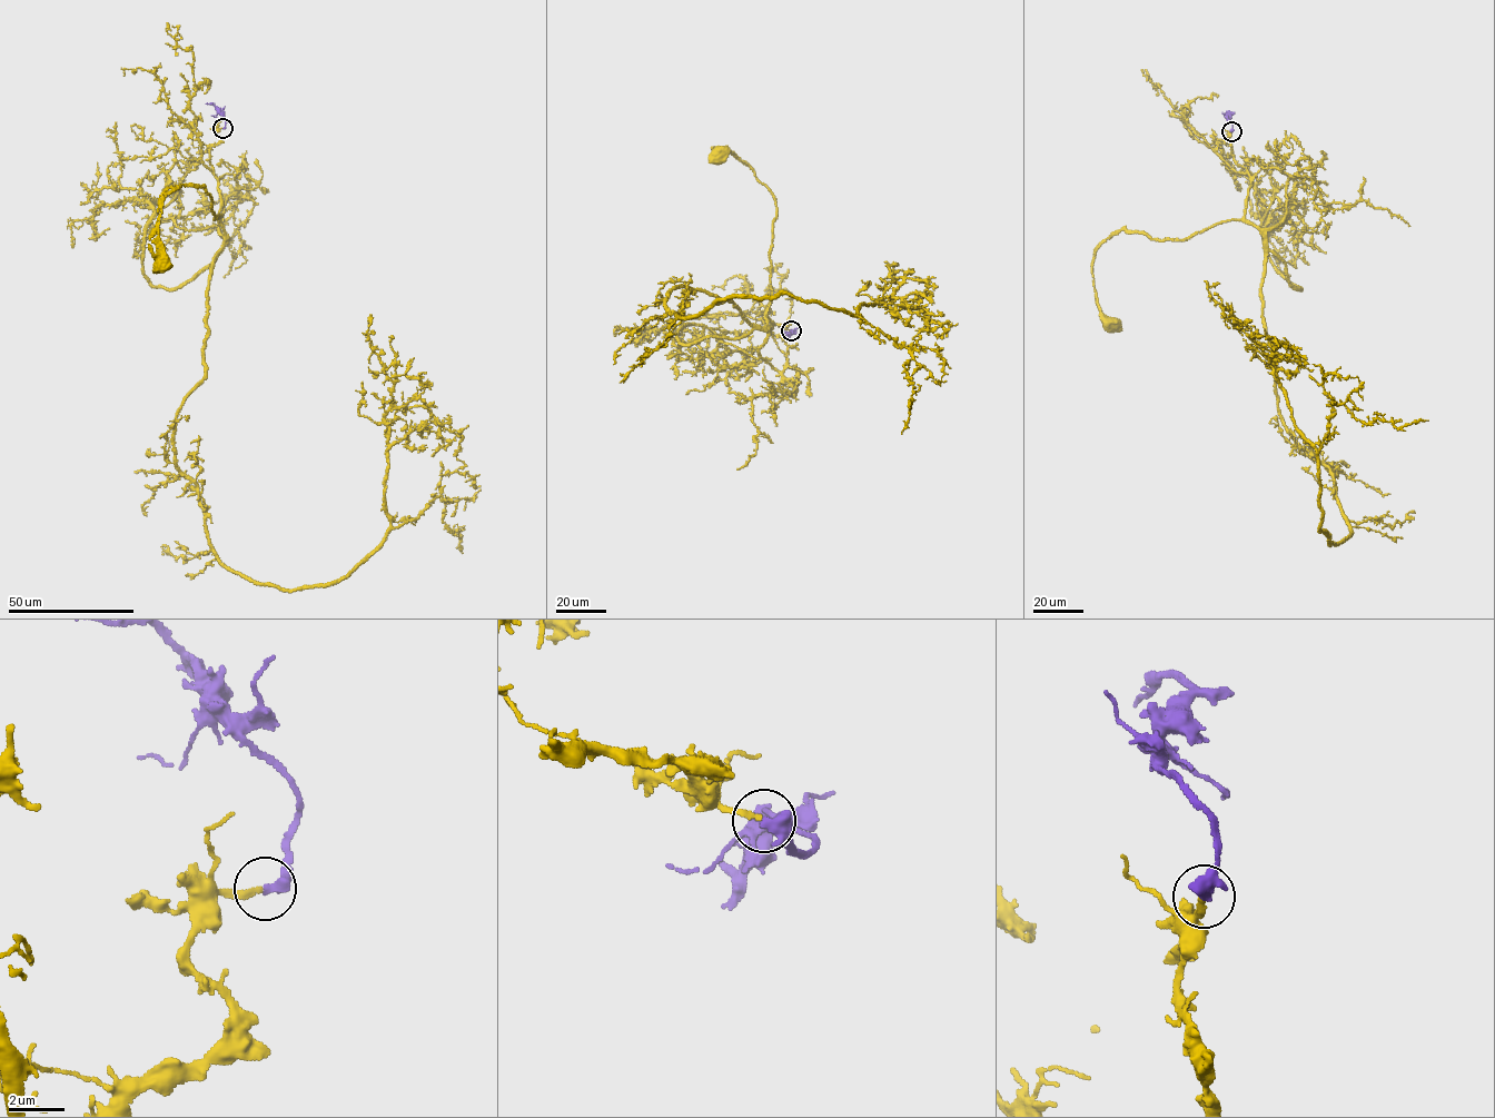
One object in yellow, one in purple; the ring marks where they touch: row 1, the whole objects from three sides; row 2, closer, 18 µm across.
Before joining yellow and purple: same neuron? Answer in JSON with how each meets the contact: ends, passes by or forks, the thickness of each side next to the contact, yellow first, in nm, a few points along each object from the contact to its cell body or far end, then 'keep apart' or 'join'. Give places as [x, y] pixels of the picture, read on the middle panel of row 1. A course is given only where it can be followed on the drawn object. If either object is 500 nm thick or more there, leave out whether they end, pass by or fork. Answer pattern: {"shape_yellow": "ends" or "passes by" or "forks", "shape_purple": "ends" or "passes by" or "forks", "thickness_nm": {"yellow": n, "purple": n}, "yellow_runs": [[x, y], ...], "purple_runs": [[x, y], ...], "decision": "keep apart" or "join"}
{"shape_yellow": "ends", "shape_purple": "ends", "thickness_nm": {"yellow": 170, "purple": 480}, "yellow_runs": [[791, 330], [772, 323], [770, 333], [766, 313], [774, 195], [733, 151], [723, 147], [722, 154]], "purple_runs": [[791, 330], [795, 333], [793, 330], [789, 335], [780, 329]], "decision": "join"}

